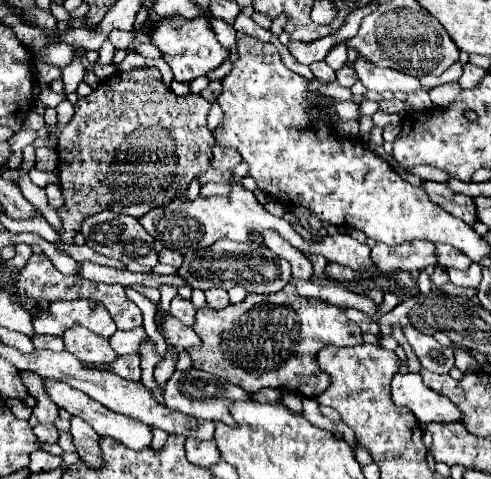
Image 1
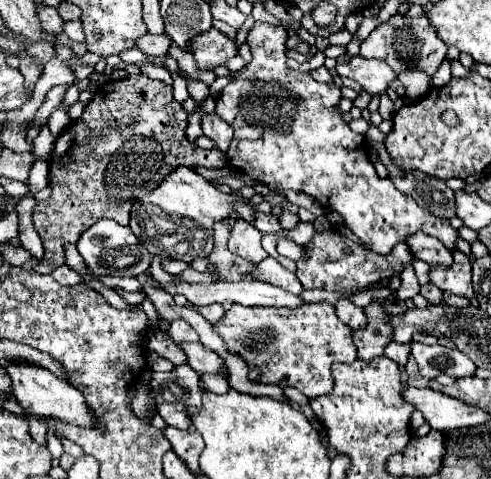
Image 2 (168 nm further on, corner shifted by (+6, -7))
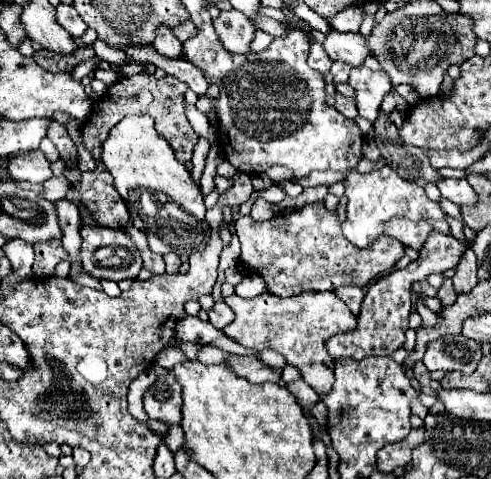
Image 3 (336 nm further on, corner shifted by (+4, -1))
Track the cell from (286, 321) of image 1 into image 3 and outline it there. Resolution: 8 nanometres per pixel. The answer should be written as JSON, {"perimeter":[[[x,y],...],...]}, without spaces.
{"perimeter":[[[263,293],[255,299],[243,299],[239,295],[231,295],[225,299],[225,303],[235,313],[233,323],[223,329],[227,337],[255,351],[265,351],[265,349],[279,351],[291,367],[297,367],[301,371],[303,381],[311,385],[319,395],[331,391],[335,381],[333,377],[335,361],[331,361],[325,343],[333,335],[355,329],[357,325],[357,317],[347,309],[347,305],[335,293],[301,293],[297,297],[287,297],[287,299],[269,293]]]}

